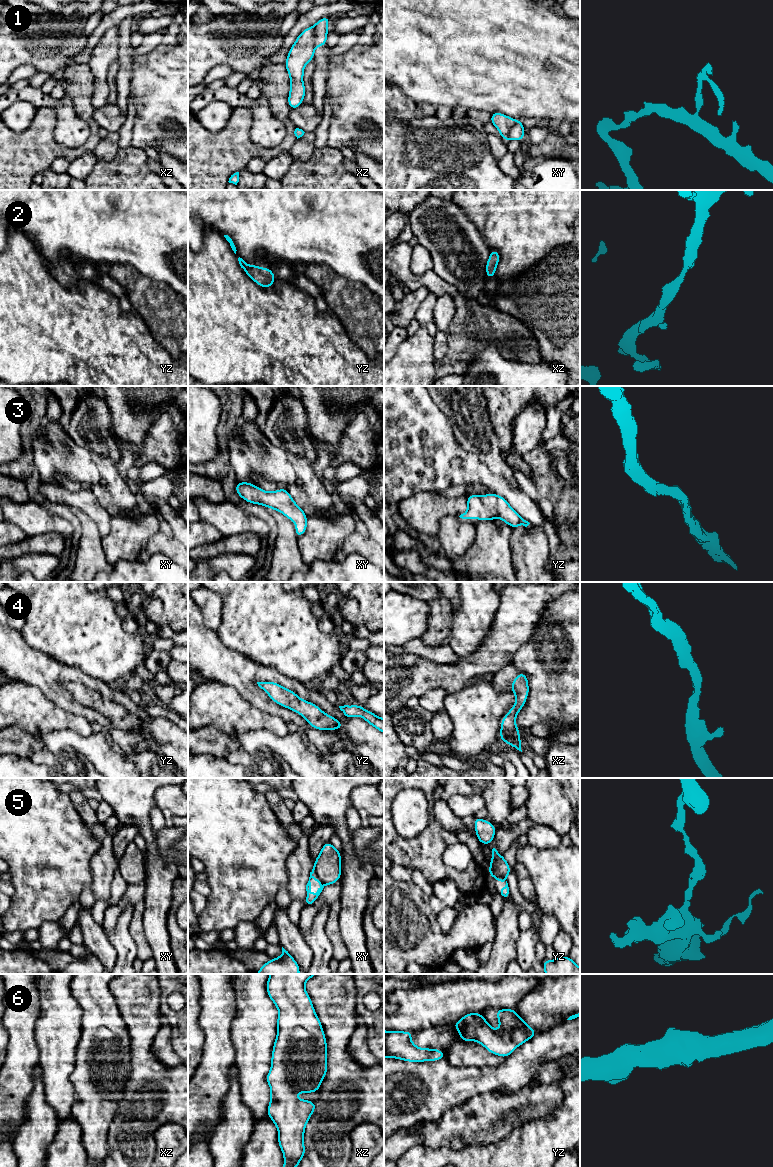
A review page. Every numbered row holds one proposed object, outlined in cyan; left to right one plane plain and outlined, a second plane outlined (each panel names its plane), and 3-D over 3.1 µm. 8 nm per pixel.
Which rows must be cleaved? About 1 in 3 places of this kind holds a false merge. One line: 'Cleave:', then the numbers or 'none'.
Cleave: 1, 5

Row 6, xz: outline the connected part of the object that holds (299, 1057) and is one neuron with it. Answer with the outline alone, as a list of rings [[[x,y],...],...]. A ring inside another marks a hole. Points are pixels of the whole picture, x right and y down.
[[[270,974],[266,989],[279,1011],[277,1036],[273,1045],[271,1069],[266,1075],[270,1086],[270,1104],[267,1115],[278,1129],[278,1144],[284,1156],[283,1167],[299,1167],[306,1154],[304,1132],[312,1113],[314,1101],[298,1100],[296,1093],[318,1092],[327,1075],[327,1042],[322,1024],[311,998],[305,990],[308,979],[317,974]]]

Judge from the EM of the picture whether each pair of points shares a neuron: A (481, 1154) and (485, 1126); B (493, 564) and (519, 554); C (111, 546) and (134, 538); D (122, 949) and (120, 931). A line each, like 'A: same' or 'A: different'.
A: different
B: different
C: same
D: same

